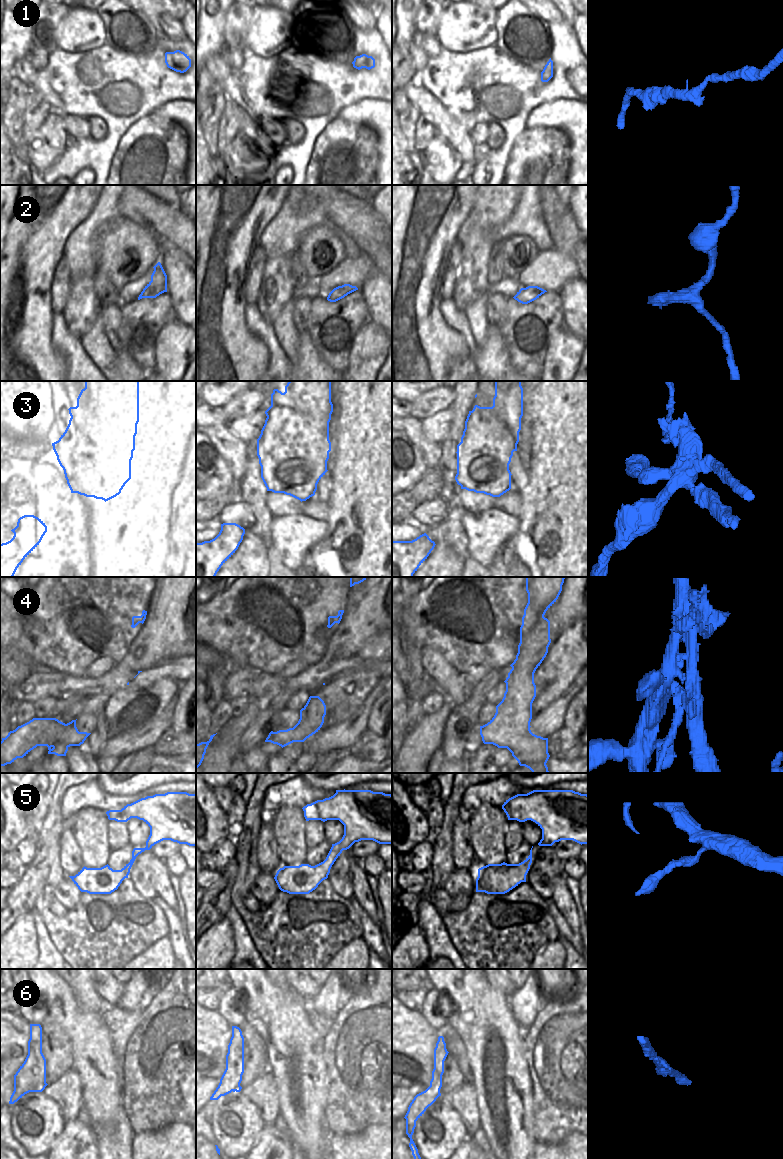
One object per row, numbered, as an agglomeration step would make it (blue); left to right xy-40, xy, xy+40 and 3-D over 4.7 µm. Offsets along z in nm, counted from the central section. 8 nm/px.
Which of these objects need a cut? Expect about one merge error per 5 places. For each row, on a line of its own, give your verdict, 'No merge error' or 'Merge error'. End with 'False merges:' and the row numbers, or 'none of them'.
1: No merge error
2: No merge error
3: Merge error
4: No merge error
5: No merge error
6: No merge error
False merges: 3.

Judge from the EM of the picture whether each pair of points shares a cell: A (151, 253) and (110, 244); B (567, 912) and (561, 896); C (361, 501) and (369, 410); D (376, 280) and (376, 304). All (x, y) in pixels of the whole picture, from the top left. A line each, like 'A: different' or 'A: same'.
A: same
B: same
C: same
D: same

